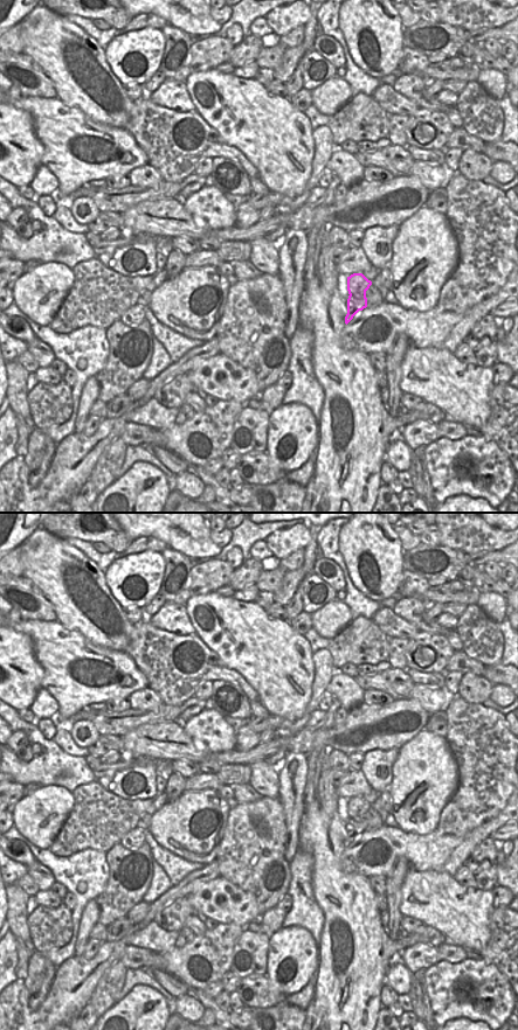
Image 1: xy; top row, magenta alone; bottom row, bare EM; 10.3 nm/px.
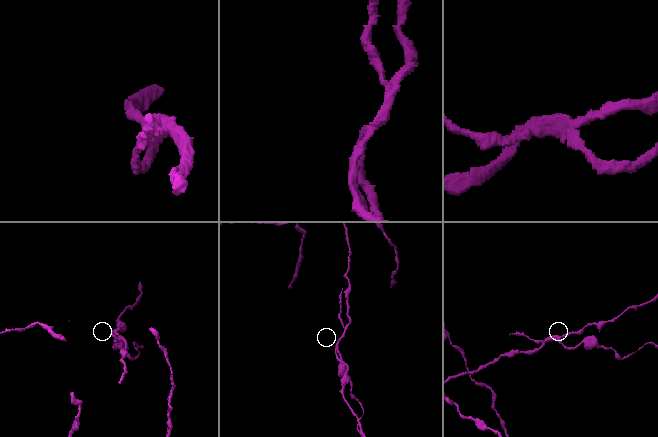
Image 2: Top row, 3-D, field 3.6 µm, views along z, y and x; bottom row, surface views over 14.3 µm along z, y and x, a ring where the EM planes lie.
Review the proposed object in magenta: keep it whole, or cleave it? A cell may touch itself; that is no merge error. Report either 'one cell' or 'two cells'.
two cells

